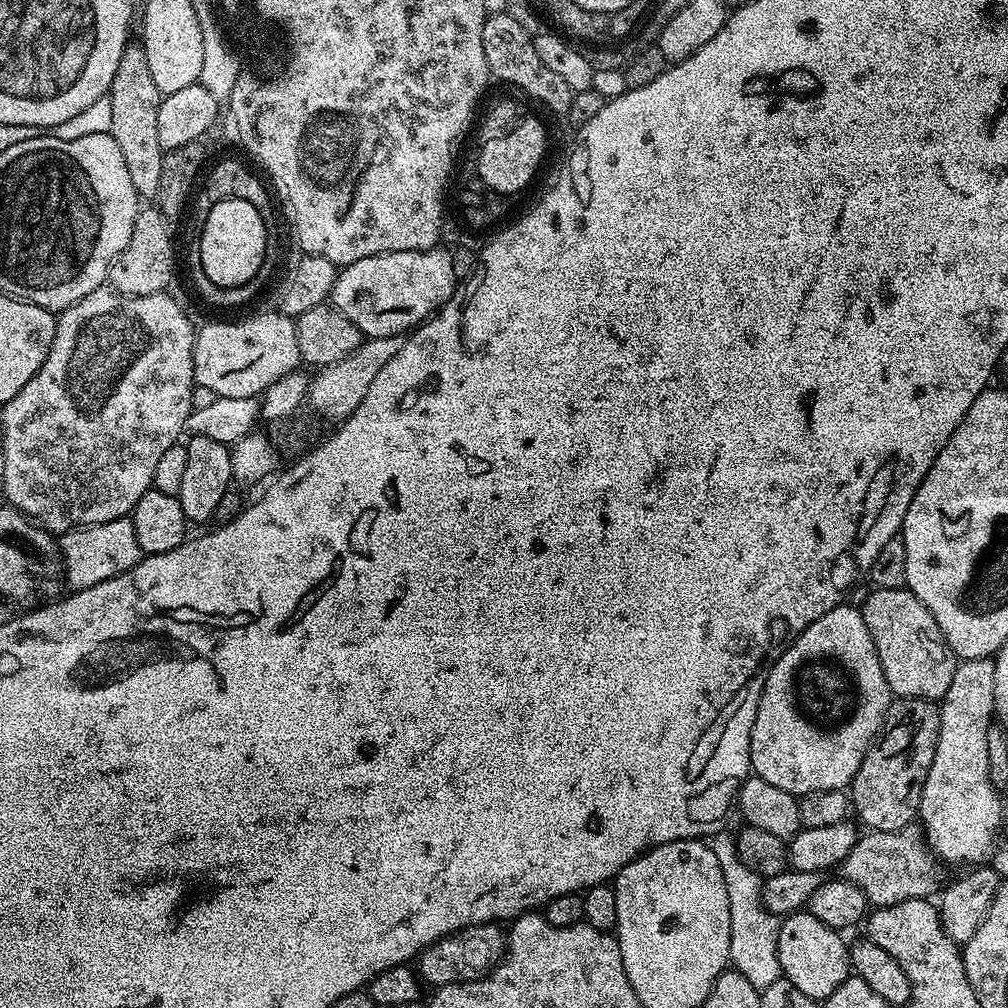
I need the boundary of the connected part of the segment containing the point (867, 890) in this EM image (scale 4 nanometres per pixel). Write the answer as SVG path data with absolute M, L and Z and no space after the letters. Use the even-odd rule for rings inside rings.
M911 824L896 831L870 830L864 835L857 839L854 850L844 860L842 874L859 886L873 907L885 908L898 902L927 899L941 889L939 861L928 853L919 825Z

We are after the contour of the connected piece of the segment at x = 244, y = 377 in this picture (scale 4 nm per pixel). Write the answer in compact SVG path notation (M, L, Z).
M260 310L255 314L249 314L243 324L230 326L228 322L220 318L217 319L217 324L204 324L201 328L199 325L192 355L192 379L196 384L214 390L217 397L252 398L259 397L286 374L297 371L301 364L295 319L278 311Z

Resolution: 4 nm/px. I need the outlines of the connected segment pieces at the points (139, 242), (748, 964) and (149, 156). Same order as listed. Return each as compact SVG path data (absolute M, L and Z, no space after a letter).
M156 206L141 207L136 213L130 242L112 260L107 283L113 292L122 296L149 296L171 289L172 275L176 272L176 248L172 245L172 228L163 211Z
M725 830L711 837L710 846L722 866L722 878L726 878L726 898L730 898L730 954L731 967L749 979L755 988L763 990L782 979L778 962L778 934L781 917L775 916L760 903L762 878L742 858L738 858L736 842L731 831Z
M129 42L122 50L118 71L114 82L108 88L111 107L110 135L118 142L130 182L134 182L136 195L141 198L155 198L159 194L162 175L162 162L166 149L158 142L158 106L162 93L154 86L154 74L146 63L146 50L143 43Z

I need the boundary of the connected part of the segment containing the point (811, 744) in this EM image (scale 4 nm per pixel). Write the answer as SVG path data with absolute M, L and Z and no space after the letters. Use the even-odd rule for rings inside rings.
M841 602L810 622L769 670L750 734L751 771L797 798L818 790L847 789L873 738L880 733L893 700L886 674L882 674L882 662L878 662L878 650L874 650L874 638L866 630L863 611Z

